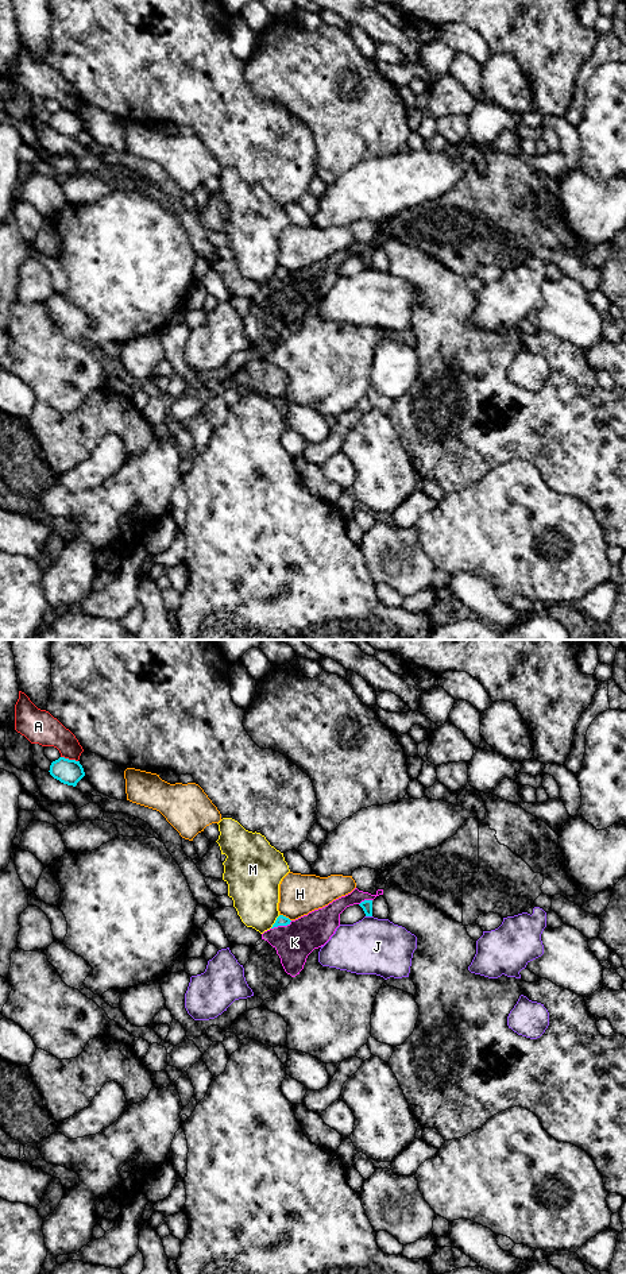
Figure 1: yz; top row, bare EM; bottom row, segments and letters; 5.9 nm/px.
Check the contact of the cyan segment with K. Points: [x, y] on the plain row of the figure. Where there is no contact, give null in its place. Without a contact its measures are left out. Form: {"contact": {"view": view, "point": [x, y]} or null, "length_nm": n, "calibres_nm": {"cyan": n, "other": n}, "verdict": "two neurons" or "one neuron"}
{"contact": {"view": "yz", "point": [281, 277]}, "length_nm": 140, "calibres_nm": {"cyan": 60, "other": 220}, "verdict": "two neurons"}

